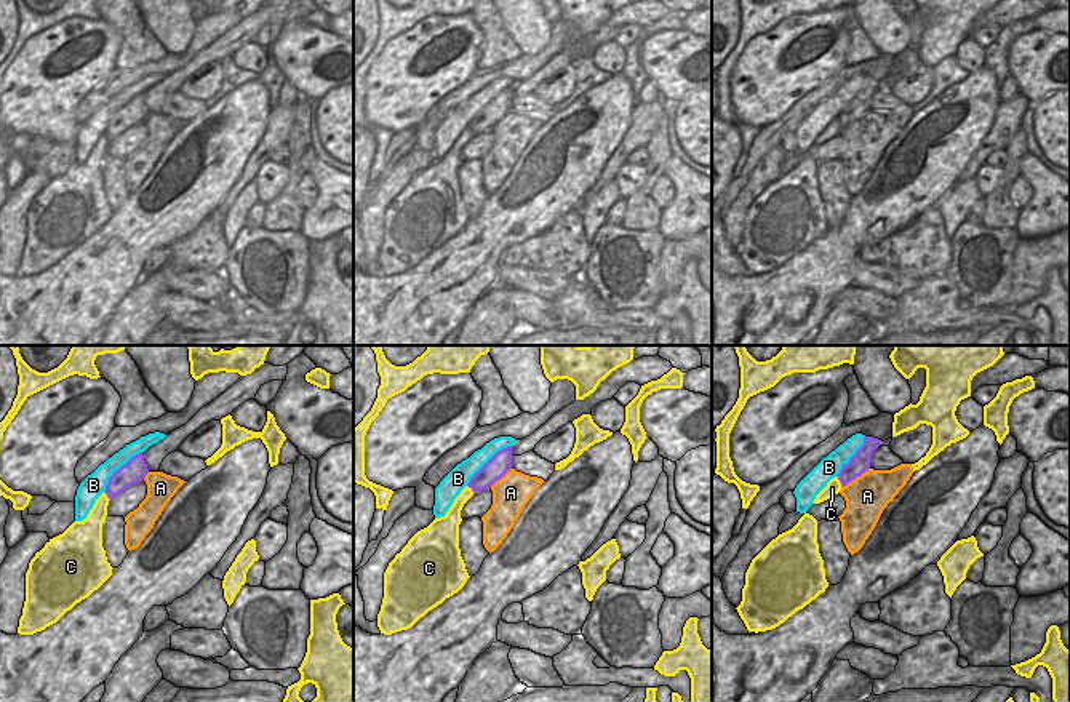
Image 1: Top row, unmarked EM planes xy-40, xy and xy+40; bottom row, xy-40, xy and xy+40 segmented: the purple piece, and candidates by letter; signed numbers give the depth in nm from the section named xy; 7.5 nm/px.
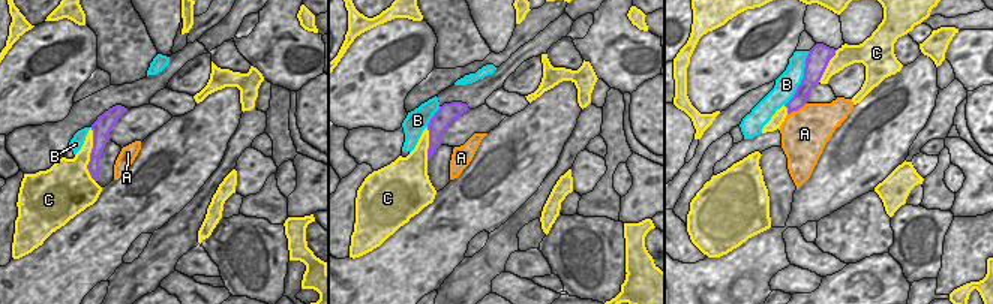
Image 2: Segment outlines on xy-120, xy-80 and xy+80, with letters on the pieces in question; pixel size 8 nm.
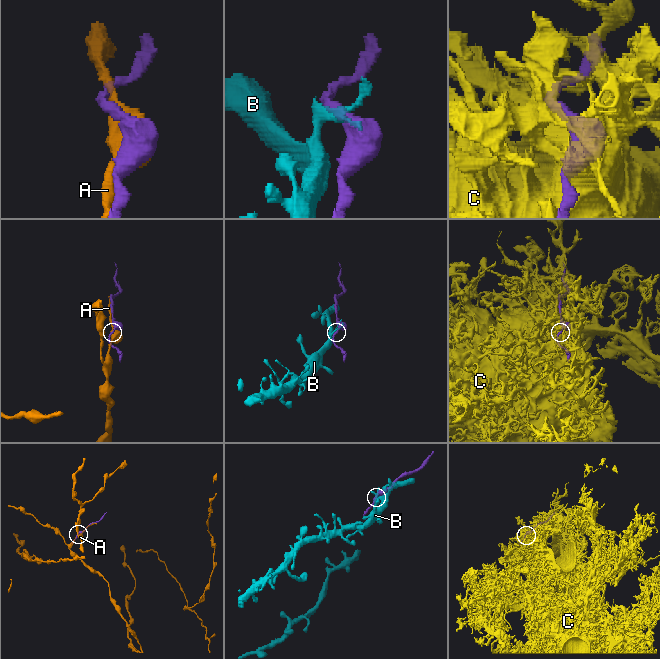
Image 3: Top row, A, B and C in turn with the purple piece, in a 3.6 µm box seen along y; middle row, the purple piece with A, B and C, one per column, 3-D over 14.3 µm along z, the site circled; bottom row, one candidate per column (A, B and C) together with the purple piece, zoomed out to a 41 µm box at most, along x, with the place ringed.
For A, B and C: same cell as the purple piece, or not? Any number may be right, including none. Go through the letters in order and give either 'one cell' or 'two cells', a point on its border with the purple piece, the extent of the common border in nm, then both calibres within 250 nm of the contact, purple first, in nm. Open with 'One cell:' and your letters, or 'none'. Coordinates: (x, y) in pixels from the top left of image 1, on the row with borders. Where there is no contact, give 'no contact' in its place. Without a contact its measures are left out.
One cell: none
A: two cells; meets purple in xy+40 at (854, 478); contact 260 nm long; 150 nm thick on the purple side, 320 nm on the other
B: two cells; meets purple in xy-40 at (119, 469); contact 420 nm long; 180 nm thick on the purple side, 170 nm on the other
C: two cells; meets purple in xy+40 at (840, 482); contact 100 nm long; 150 nm thick on the purple side, 110 nm on the other

